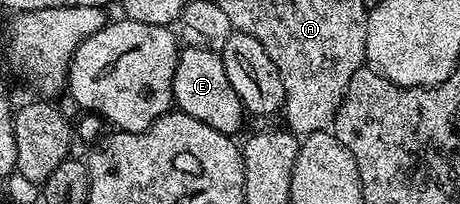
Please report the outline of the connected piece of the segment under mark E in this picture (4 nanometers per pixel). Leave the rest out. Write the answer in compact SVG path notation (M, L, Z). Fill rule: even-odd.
M184 46L179 51L172 96L179 113L194 116L194 120L202 120L202 124L210 124L210 128L229 136L235 135L235 130L246 119L246 111L238 100L238 92L234 92L226 76L224 59L212 48Z

